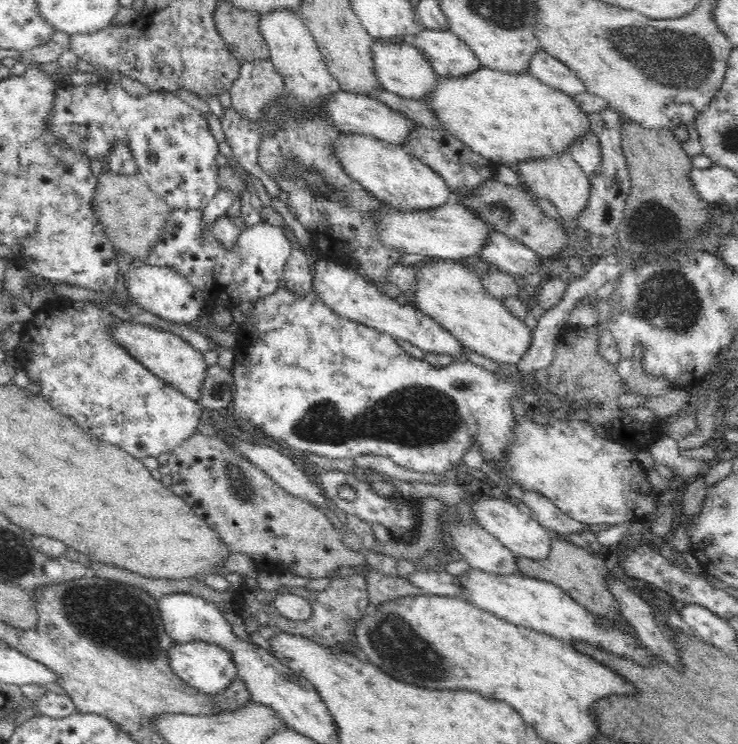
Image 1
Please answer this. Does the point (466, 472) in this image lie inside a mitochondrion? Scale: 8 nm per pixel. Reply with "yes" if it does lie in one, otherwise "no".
no

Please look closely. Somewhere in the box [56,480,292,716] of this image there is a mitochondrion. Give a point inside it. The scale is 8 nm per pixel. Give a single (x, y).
(116, 621)

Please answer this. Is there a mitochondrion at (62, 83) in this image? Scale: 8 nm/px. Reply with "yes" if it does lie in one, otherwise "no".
no

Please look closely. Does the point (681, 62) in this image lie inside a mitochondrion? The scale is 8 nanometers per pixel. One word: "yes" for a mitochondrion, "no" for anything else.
yes

